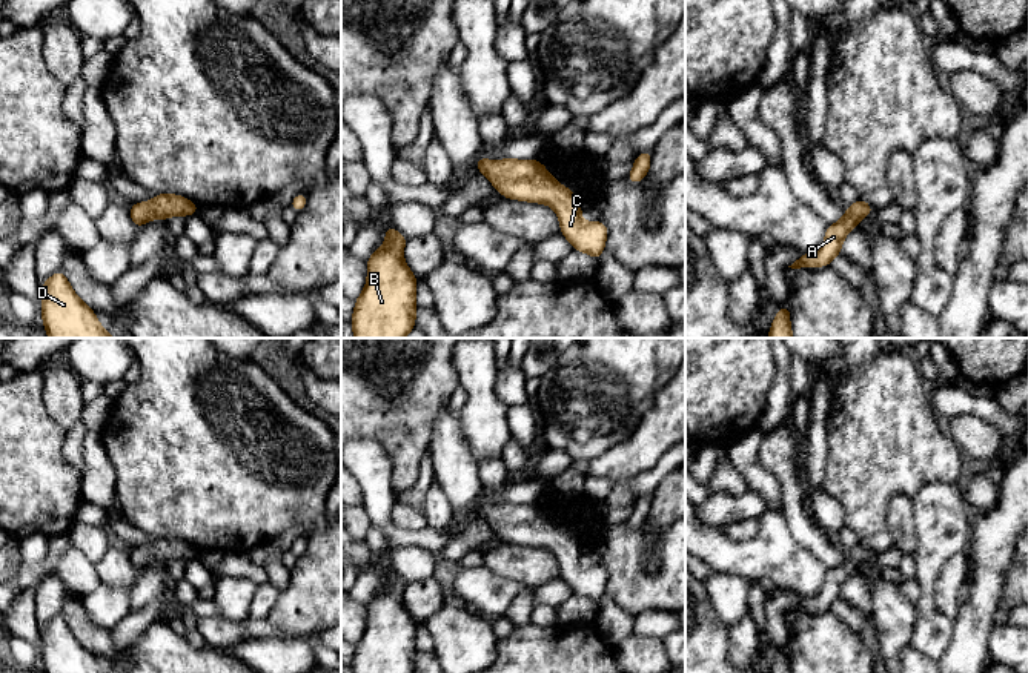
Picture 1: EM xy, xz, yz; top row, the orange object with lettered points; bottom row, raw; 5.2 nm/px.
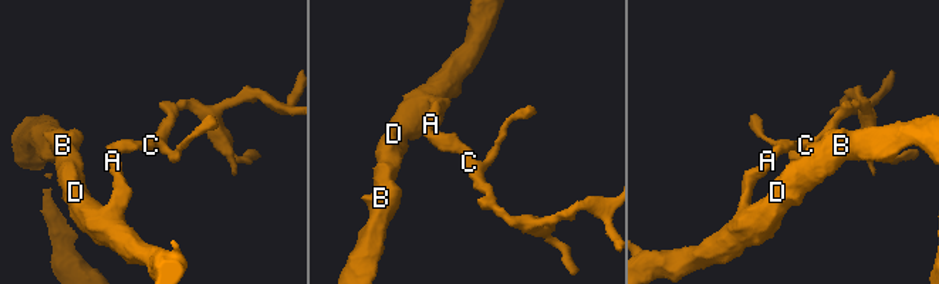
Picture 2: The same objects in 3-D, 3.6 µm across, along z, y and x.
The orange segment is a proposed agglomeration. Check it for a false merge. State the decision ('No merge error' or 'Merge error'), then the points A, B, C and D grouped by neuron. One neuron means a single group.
No merge error. Groups: A B C D

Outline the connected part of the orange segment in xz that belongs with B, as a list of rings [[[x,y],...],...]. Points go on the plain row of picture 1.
[[[386,569],[384,588],[370,599],[367,627],[355,644],[353,673],[413,673],[416,661],[416,628],[403,602],[407,582]]]

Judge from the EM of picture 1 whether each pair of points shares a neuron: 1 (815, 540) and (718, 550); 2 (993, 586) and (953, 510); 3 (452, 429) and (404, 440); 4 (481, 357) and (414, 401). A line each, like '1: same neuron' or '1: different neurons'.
1: different neurons
2: different neurons
3: different neurons
4: different neurons

